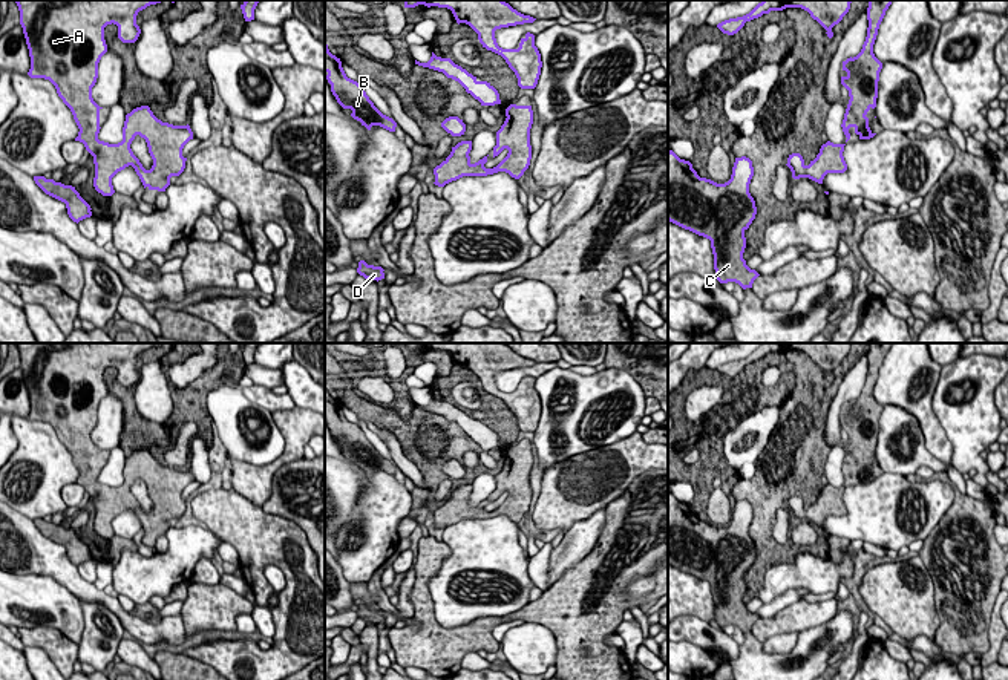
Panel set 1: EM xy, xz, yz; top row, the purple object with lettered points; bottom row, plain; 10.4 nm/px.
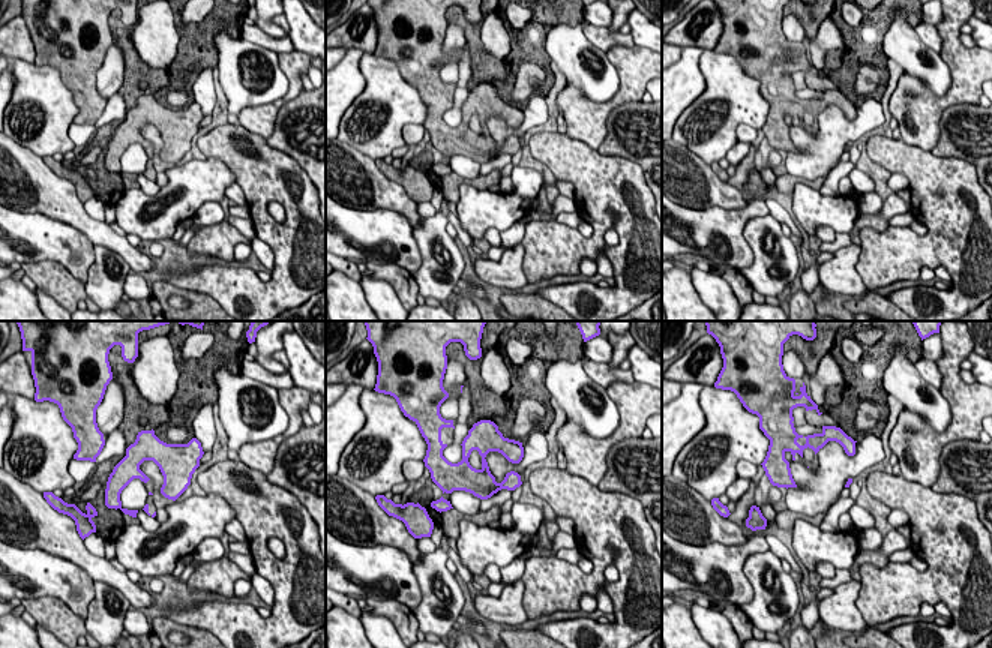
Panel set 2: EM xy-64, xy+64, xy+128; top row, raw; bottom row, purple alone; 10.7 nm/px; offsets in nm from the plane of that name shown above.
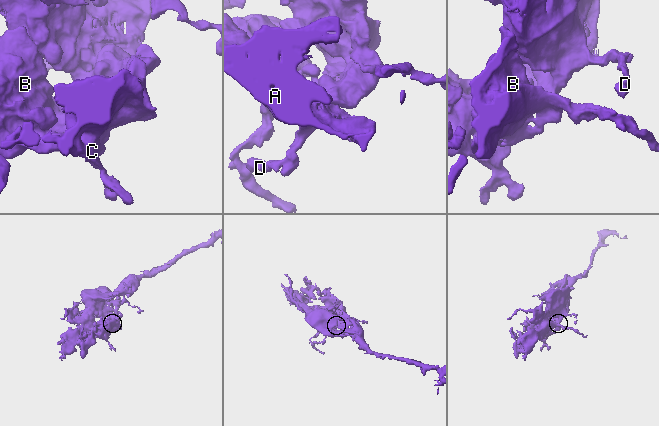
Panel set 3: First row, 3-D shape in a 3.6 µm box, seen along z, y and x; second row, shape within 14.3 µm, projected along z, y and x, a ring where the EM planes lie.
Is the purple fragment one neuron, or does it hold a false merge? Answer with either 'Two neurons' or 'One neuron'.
One neuron

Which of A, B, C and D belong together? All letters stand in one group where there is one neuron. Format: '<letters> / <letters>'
A B C D

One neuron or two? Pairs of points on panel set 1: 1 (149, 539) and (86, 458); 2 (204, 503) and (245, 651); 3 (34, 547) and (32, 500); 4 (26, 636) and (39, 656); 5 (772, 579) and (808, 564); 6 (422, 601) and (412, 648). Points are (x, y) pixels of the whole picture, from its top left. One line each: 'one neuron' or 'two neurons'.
1: one neuron
2: one neuron
3: two neurons
4: two neurons
5: one neuron
6: one neuron

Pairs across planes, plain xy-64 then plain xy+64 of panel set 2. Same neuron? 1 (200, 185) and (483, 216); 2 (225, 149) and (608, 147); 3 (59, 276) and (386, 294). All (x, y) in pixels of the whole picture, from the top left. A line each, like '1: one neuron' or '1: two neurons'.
1: one neuron
2: two neurons
3: two neurons

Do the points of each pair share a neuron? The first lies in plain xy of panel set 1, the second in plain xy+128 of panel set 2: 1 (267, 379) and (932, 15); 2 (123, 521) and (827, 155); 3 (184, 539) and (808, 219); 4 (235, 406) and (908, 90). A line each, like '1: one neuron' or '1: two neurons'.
1: one neuron
2: one neuron
3: one neuron
4: two neurons

